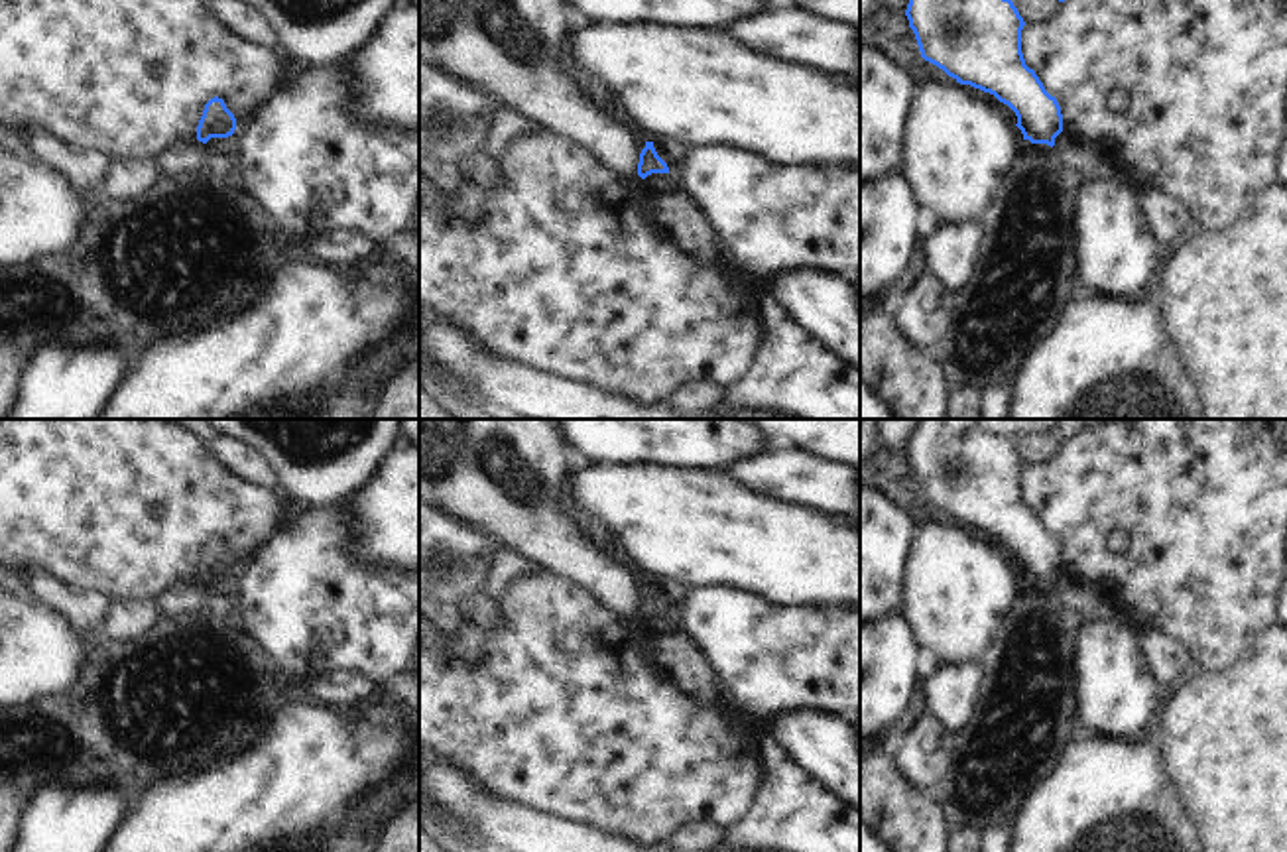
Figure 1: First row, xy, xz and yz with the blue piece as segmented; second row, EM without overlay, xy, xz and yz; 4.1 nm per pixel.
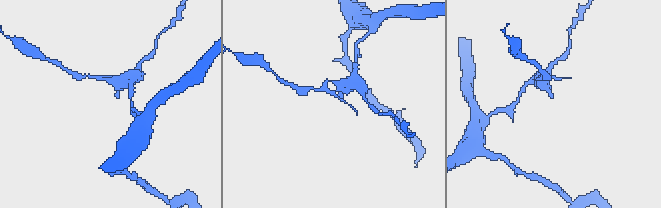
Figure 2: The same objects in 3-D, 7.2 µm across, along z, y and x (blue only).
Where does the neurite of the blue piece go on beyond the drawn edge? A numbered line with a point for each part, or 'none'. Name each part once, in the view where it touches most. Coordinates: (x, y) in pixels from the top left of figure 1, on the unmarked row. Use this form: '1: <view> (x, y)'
none

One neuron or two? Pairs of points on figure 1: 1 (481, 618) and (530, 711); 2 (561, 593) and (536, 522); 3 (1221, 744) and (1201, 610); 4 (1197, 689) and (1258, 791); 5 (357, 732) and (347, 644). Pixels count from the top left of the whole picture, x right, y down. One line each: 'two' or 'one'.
1: two
2: two
3: two
4: one
5: two

